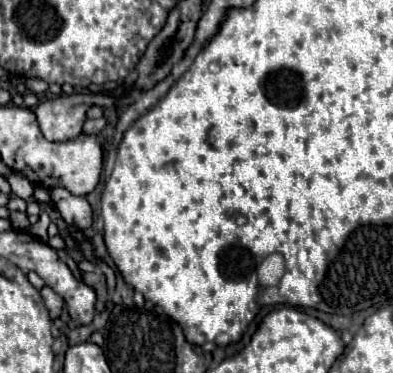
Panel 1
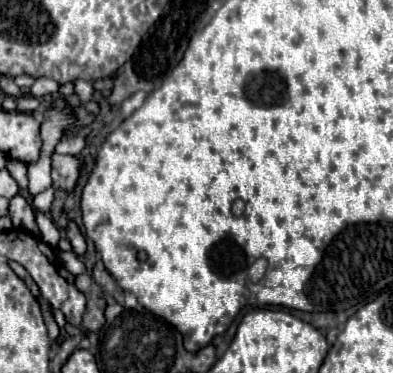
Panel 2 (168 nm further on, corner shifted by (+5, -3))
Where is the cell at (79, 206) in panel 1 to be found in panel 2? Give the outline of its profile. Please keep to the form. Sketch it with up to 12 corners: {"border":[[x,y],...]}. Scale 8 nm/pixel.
{"border":[[74,220],[66,226],[72,250],[86,252],[86,240]]}

